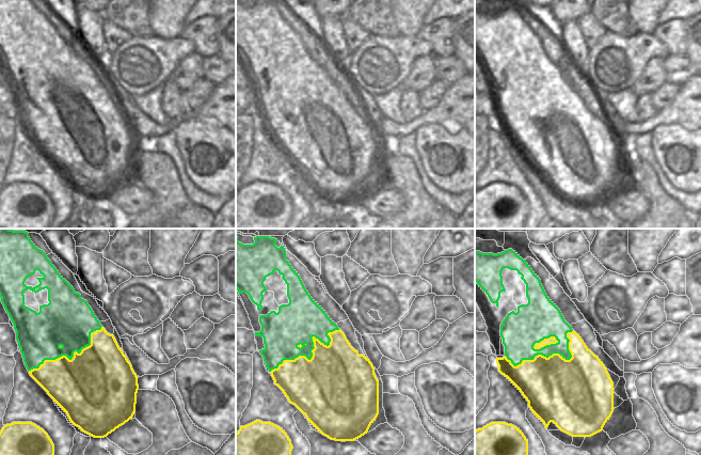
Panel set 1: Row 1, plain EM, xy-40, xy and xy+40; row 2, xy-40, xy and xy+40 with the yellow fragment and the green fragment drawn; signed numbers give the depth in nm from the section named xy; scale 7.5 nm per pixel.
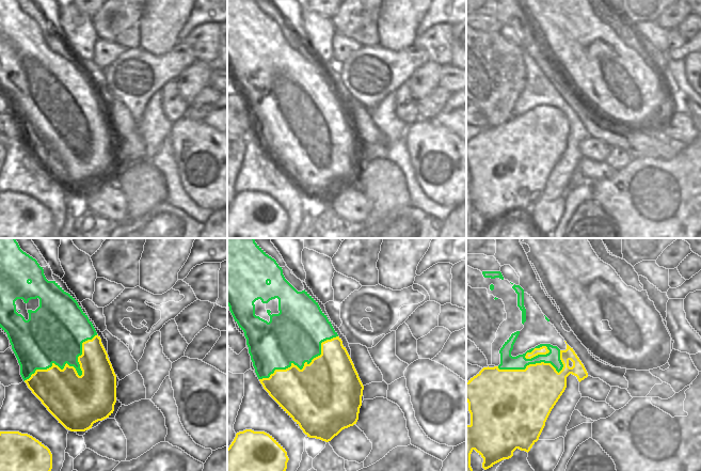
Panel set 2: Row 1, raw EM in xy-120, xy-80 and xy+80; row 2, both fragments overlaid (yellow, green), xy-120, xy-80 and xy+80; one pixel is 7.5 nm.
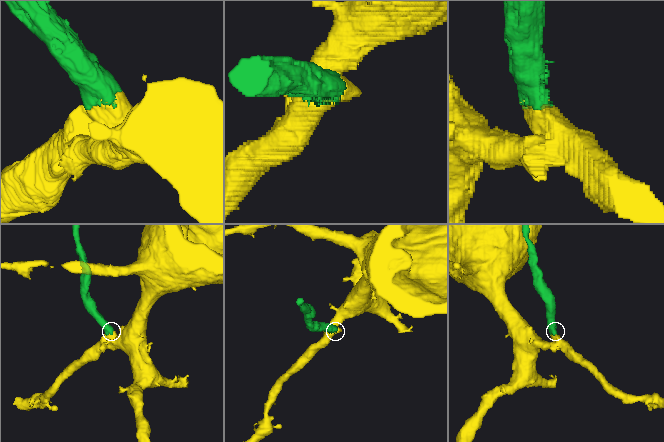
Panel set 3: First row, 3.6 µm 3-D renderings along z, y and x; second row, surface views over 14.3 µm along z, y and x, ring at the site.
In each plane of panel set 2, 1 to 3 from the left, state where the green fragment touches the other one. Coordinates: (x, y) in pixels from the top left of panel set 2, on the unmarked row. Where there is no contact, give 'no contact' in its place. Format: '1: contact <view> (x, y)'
1: contact xy-120 (75, 130)
2: contact xy-80 (304, 126)
3: contact xy+80 (531, 125)

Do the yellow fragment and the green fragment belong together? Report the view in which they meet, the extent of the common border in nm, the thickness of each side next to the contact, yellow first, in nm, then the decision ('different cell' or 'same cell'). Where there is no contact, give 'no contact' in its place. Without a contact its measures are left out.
meets yellow in xy; contact 600 nm long; 440 nm thick on the yellow side, 320 nm on the other; different cell

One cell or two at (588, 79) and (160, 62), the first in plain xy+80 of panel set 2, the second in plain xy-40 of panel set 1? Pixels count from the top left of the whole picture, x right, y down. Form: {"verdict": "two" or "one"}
{"verdict": "one"}

